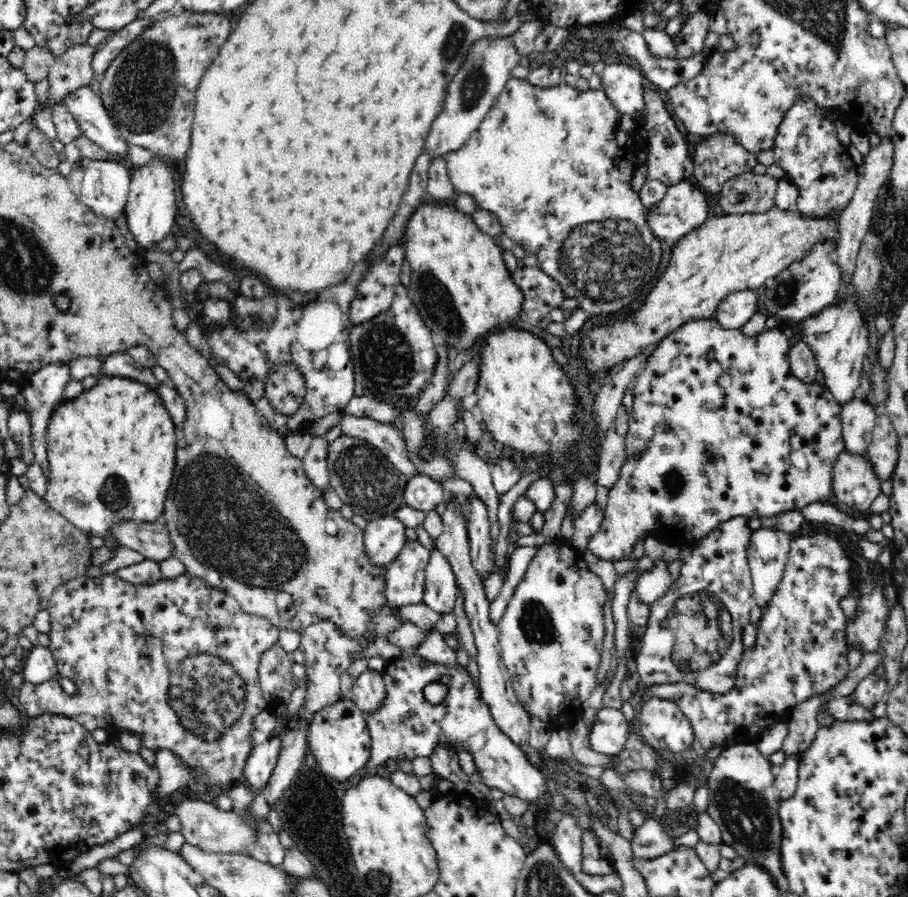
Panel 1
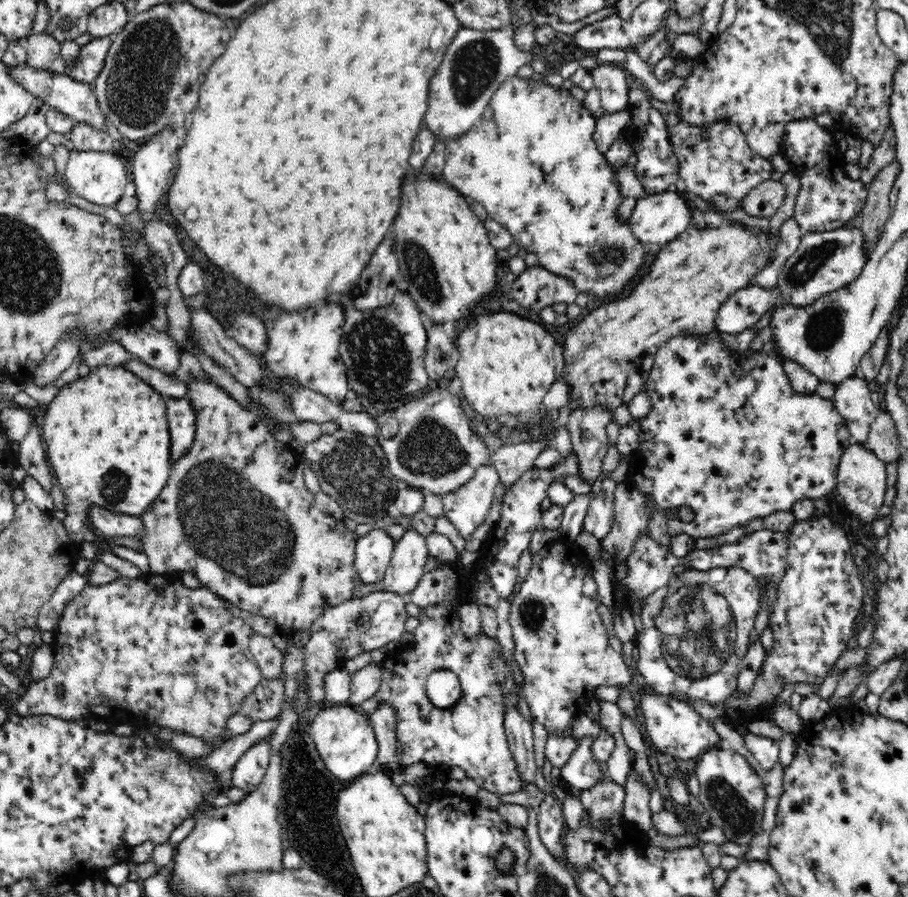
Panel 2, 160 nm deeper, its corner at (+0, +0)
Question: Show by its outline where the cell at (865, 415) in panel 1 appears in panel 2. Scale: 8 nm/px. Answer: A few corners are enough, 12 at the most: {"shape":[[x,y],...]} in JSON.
{"shape":[[862,375],[835,386],[852,443],[864,444],[880,410]]}

